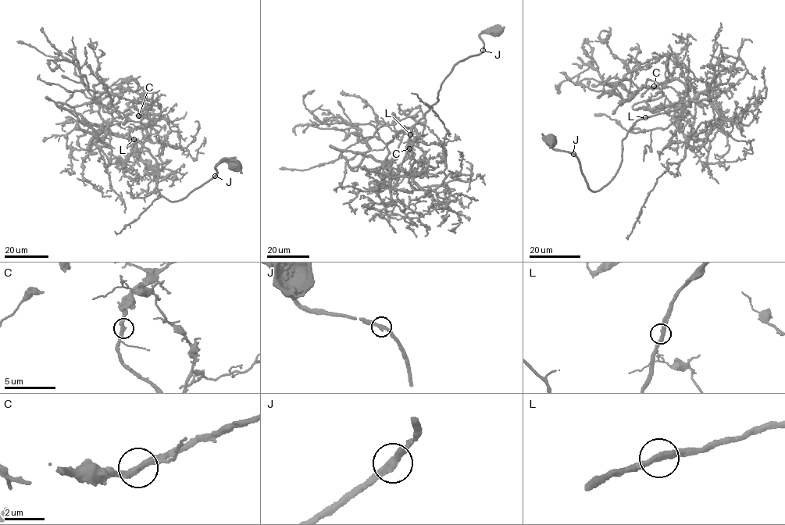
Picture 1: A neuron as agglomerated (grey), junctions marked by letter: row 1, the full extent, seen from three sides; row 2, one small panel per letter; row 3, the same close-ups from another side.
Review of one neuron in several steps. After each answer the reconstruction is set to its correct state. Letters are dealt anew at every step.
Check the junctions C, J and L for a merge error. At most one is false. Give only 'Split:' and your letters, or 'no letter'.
Split: no letter

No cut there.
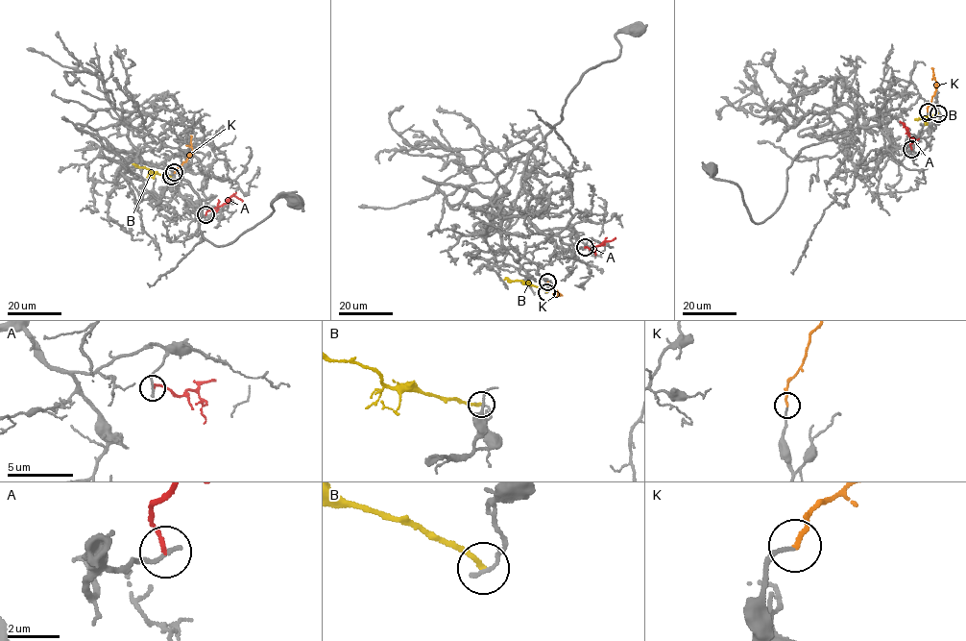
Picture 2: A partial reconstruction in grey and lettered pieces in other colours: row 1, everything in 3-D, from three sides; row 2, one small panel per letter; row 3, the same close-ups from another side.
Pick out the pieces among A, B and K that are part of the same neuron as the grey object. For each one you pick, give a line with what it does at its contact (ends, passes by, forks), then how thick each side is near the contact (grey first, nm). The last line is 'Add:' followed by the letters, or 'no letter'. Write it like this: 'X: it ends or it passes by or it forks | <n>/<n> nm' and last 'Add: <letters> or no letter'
K: it ends | 140/180 nm
Add: K

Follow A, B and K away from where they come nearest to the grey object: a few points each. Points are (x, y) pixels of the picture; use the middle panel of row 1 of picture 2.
A: (585, 247), (591, 249), (615, 237)
B: (546, 292), (521, 281), (503, 280)
K: (547, 282), (562, 295), (554, 295)

